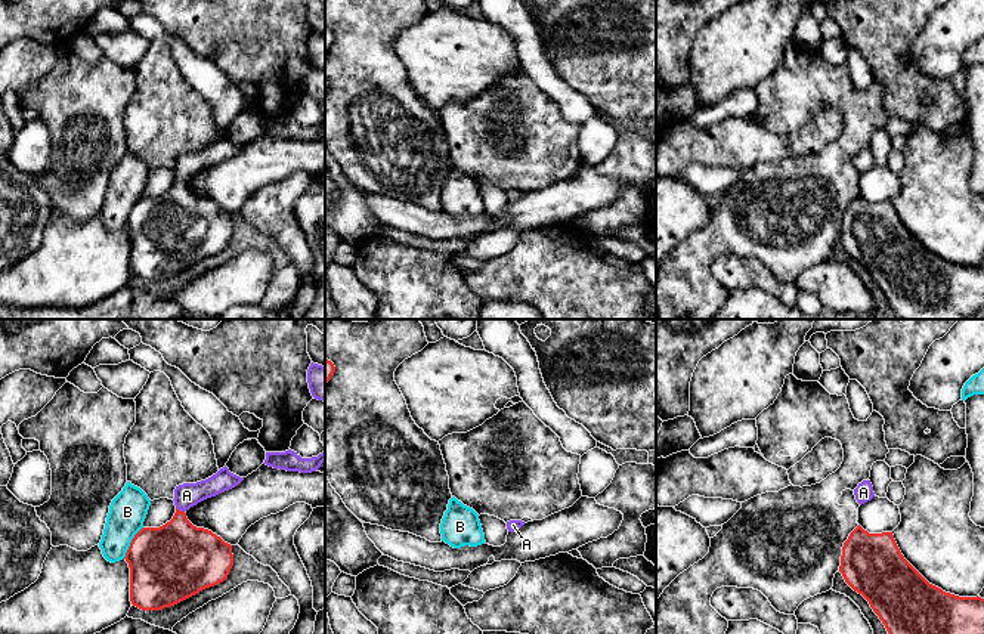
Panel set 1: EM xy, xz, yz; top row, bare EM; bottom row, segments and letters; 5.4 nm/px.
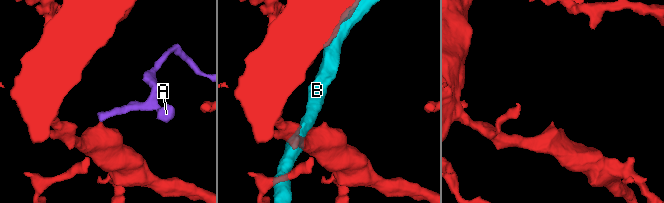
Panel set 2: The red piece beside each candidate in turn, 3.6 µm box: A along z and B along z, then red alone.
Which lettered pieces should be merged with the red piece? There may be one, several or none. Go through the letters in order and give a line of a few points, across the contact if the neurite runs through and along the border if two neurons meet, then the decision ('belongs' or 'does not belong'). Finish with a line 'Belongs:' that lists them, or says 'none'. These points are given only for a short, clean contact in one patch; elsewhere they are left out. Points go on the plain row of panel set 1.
A: xy (178, 225), (179, 179), (186, 164) | belongs
B: does not belong
Belongs: A

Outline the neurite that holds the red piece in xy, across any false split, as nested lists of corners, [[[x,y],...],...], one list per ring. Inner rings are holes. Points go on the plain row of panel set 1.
[[[225,134],[205,149],[176,155],[173,188],[160,197],[142,197],[126,222],[133,275],[161,279],[228,247],[233,235],[232,214],[194,195],[185,180],[242,149]]]

